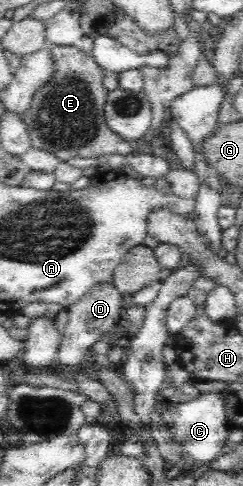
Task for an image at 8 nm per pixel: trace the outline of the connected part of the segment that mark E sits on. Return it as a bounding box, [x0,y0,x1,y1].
[22,46,134,162]

